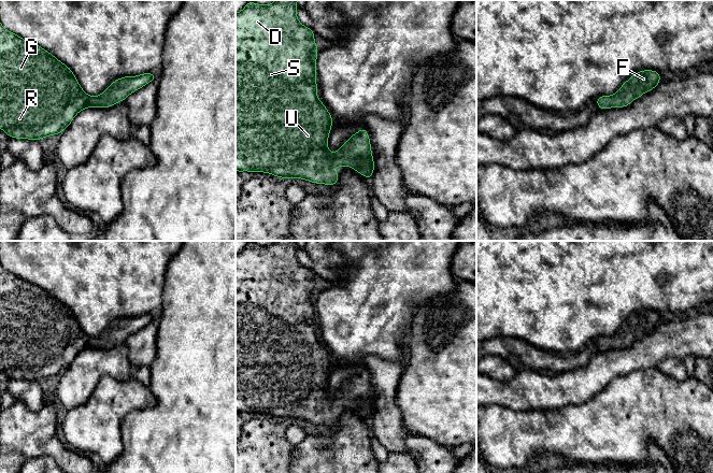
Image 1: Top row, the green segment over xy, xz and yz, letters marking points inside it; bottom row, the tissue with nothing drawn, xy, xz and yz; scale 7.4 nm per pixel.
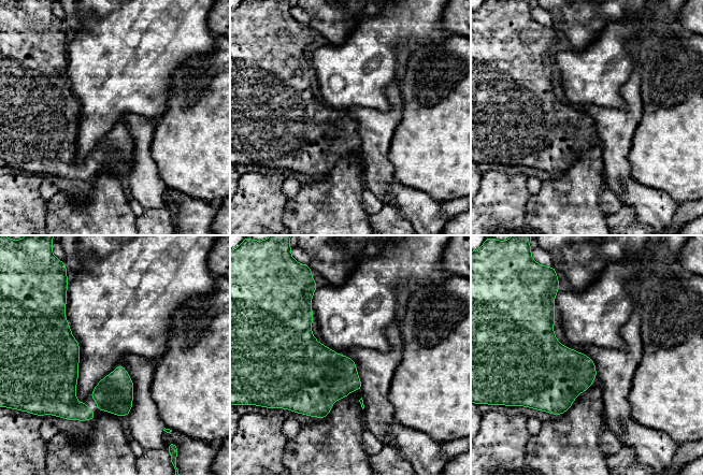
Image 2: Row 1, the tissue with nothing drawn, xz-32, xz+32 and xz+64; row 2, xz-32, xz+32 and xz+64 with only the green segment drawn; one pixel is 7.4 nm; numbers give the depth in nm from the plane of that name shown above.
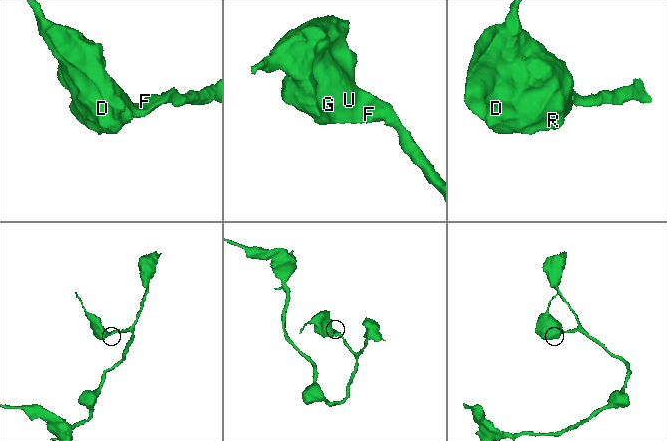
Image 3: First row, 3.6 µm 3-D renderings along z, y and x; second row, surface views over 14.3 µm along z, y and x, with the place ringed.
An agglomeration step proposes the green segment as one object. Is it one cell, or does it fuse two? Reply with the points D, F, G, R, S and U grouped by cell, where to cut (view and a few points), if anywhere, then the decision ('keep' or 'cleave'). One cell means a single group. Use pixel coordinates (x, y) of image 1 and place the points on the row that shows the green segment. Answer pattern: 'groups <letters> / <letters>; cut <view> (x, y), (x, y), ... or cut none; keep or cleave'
groups D F G R S U; cut none; keep

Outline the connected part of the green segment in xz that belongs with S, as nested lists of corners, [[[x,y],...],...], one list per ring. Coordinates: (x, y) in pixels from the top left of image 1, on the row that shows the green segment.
[[[276,0],[275,2],[267,5],[257,4],[255,2],[248,1],[245,5],[245,8],[241,11],[236,13],[236,171],[243,172],[265,172],[272,174],[274,176],[281,177],[281,178],[302,178],[305,181],[310,181],[315,184],[326,184],[328,186],[333,186],[339,181],[339,175],[336,172],[336,168],[340,164],[342,167],[352,167],[355,171],[367,177],[368,180],[371,178],[373,171],[374,171],[374,160],[372,157],[372,150],[371,150],[371,143],[368,135],[368,131],[363,129],[362,127],[359,128],[359,132],[354,133],[347,141],[344,142],[343,145],[334,153],[331,154],[328,148],[328,137],[331,130],[331,125],[333,123],[333,119],[329,113],[329,111],[326,109],[325,104],[318,100],[317,97],[317,84],[316,84],[316,59],[317,59],[317,44],[314,41],[314,31],[312,28],[308,28],[303,26],[297,18],[297,1],[298,0]]]

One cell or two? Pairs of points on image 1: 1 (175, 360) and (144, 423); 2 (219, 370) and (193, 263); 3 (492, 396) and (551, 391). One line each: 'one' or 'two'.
1: one
2: one
3: one

